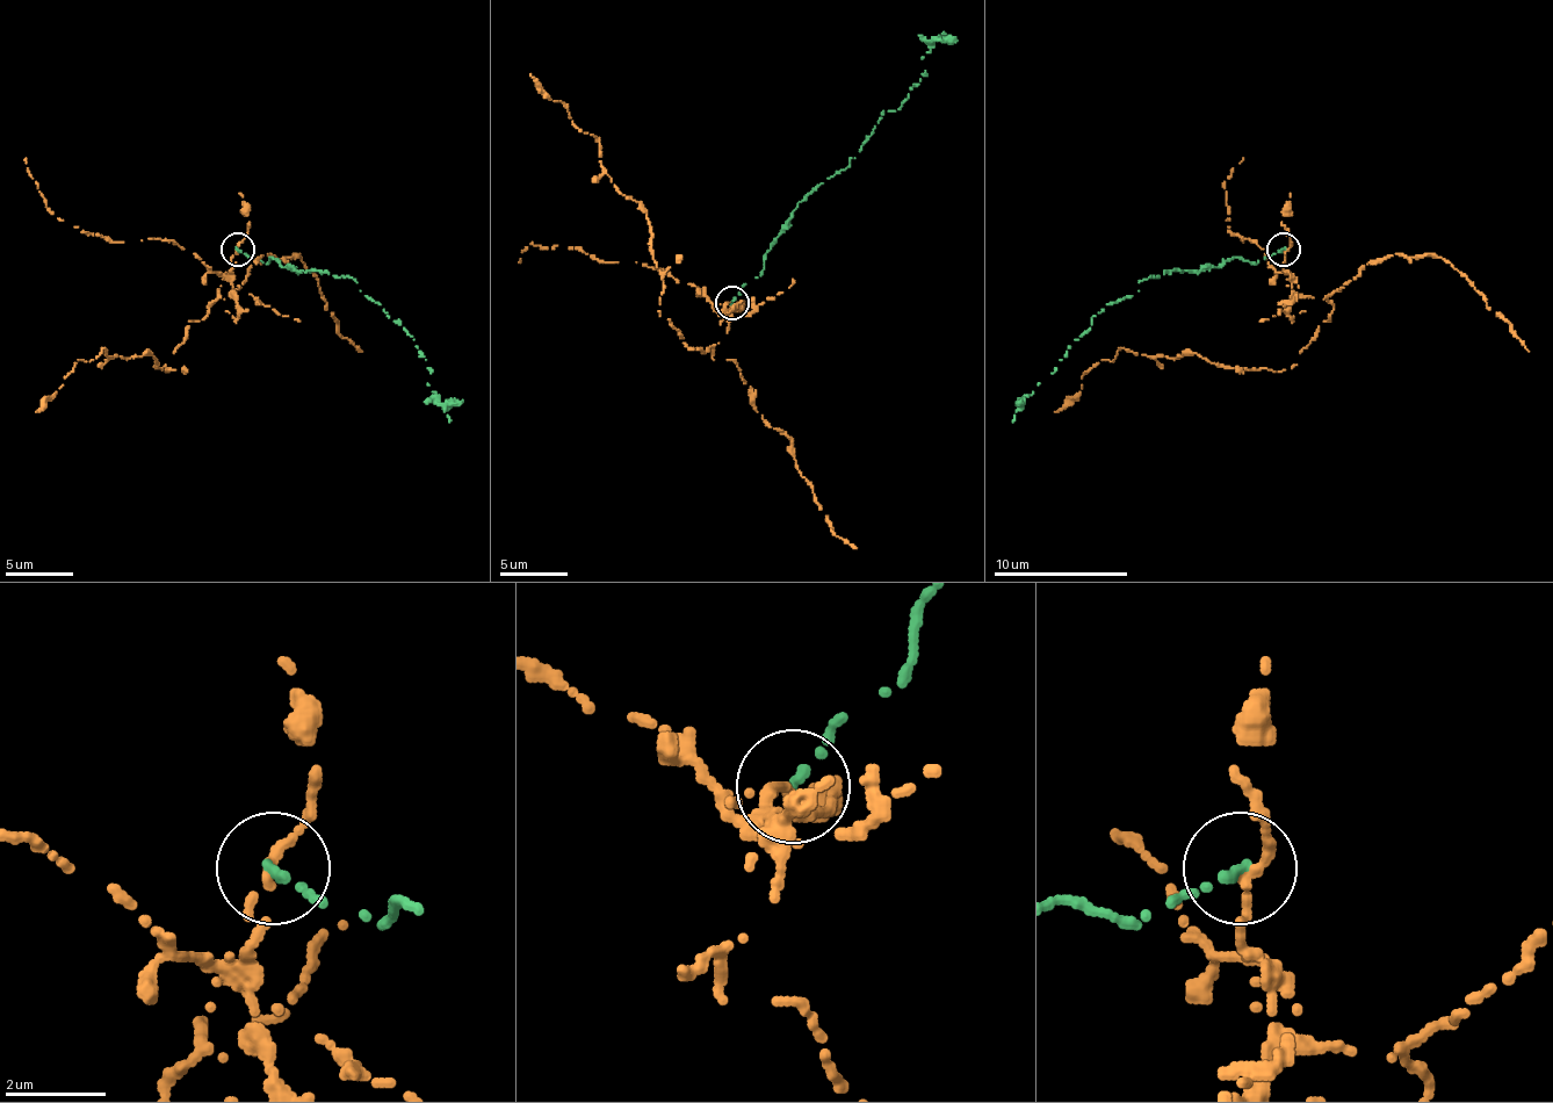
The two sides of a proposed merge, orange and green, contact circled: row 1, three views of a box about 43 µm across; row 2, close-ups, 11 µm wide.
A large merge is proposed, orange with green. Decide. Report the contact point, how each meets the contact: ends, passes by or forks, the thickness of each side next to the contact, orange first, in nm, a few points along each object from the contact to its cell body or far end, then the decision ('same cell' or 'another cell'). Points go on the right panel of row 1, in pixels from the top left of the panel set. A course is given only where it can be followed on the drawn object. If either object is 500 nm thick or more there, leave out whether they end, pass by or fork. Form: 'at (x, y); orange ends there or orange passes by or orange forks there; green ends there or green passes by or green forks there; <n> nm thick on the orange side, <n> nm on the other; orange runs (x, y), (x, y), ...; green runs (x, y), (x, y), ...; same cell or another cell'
at (1283, 249); orange passes by; green ends there; 170 nm thick on the orange side, 190 nm on the other; orange runs (1283, 250), (1295, 293), (1333, 307), (1292, 367), (1125, 351), (1095, 363), (1054, 411); green runs (1283, 250), (1255, 262), (1232, 257), (1219, 266), (1141, 280), (1131, 296), (1100, 310), (1013, 420); another cell

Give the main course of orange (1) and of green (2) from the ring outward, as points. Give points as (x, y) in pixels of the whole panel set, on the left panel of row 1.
1: (235, 250), (235, 296), (188, 321), (164, 370), (154, 357), (103, 351), (73, 363), (36, 411)
2: (238, 250), (265, 262), (272, 257), (282, 266), (355, 280), (413, 340), (430, 367), (426, 384), (450, 420)

